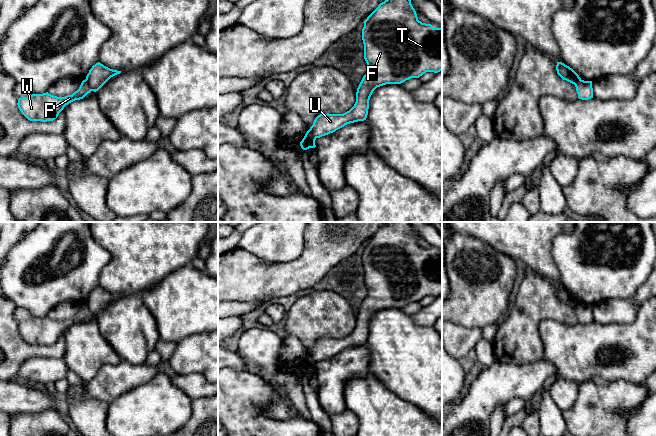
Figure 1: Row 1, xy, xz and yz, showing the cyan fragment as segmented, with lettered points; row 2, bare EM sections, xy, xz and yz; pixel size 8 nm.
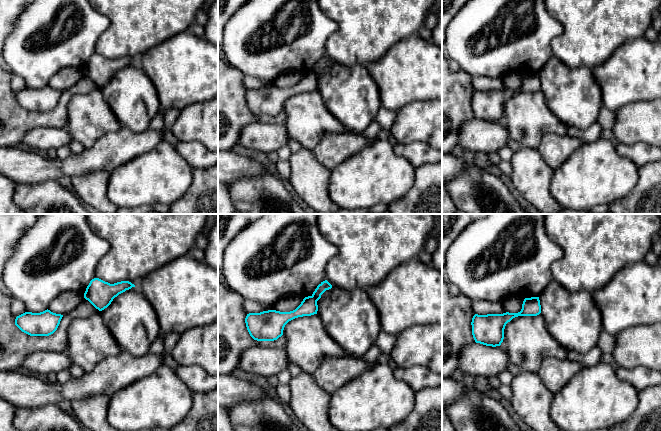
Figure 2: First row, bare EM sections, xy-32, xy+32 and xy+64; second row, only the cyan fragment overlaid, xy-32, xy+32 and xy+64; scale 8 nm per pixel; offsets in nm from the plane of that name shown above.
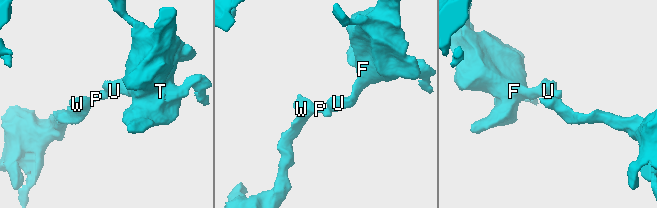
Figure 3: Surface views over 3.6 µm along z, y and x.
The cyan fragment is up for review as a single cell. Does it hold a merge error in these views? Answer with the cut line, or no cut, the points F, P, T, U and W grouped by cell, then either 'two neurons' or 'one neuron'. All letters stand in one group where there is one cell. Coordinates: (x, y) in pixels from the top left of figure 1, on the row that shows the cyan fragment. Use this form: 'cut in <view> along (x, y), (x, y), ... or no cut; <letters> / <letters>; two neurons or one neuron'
cut in xy along (85, 79), (92, 90); F T U / P W; two neurons

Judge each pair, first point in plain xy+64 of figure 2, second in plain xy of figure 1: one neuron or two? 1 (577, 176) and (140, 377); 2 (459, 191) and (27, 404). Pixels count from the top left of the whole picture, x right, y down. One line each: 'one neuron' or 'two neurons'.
1: two neurons
2: two neurons

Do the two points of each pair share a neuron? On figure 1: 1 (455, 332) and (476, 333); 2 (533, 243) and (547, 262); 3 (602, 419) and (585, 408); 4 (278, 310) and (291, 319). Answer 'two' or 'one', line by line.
1: one
2: one
3: one
4: two

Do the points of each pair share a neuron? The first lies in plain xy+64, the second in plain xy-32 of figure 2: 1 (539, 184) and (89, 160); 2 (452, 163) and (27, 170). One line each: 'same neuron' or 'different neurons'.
1: different neurons
2: same neuron

